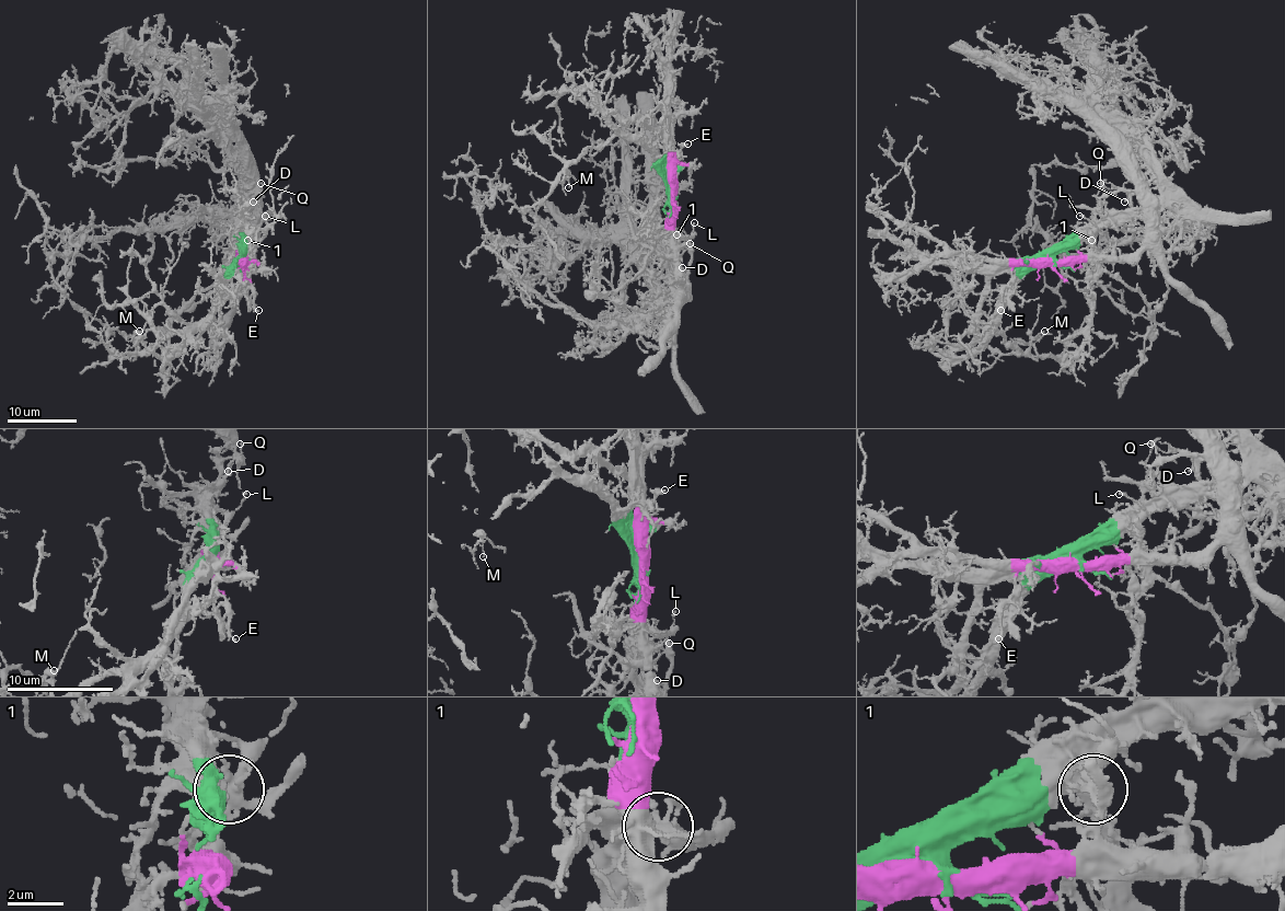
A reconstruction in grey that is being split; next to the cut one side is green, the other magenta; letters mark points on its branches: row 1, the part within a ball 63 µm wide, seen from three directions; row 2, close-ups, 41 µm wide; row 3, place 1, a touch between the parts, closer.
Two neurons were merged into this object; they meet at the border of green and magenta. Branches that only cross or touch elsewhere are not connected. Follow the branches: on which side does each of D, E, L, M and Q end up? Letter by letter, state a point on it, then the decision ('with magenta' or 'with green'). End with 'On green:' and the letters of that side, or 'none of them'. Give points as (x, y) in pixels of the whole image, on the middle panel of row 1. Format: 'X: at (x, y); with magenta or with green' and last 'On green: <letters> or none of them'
D: at (682, 267); with magenta
E: at (687, 143); with magenta
L: at (694, 222); with magenta
M: at (568, 187); with green
Q: at (690, 243); with magenta
On green: M

